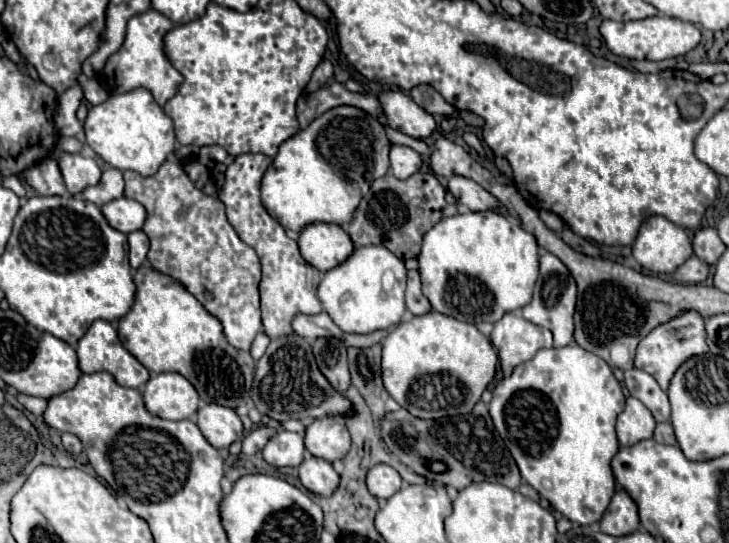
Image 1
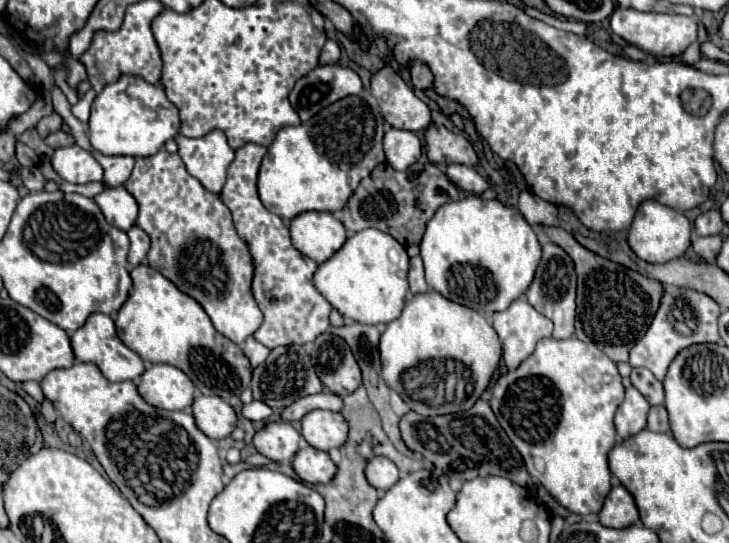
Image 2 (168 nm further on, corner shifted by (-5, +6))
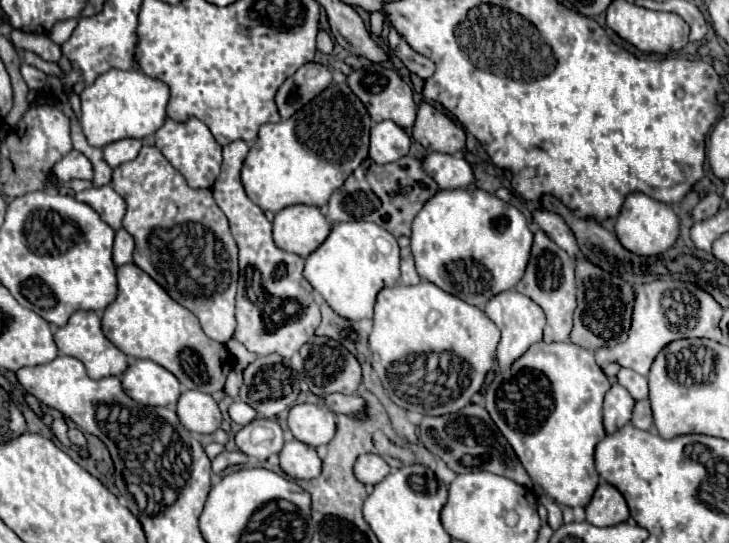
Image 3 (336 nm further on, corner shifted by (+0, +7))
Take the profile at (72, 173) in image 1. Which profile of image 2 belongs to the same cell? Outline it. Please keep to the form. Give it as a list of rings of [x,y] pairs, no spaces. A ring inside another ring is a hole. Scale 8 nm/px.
[[[79,145],[61,147],[53,151],[51,165],[55,173],[67,183],[91,183],[103,179],[101,165],[93,159],[93,155]]]

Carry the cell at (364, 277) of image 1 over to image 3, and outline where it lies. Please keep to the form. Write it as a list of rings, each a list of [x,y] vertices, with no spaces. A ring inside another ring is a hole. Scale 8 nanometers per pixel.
[[[338,222],[332,226],[326,242],[306,258],[304,278],[342,318],[372,318],[378,292],[400,280],[398,242],[374,222]]]

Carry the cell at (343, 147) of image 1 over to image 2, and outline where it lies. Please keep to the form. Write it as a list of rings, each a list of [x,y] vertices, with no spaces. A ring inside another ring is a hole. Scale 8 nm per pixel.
[[[349,95],[335,101],[333,105],[325,107],[309,121],[297,127],[281,127],[259,167],[257,191],[261,203],[271,213],[283,219],[293,219],[303,211],[329,211],[329,213],[341,211],[351,193],[355,191],[355,187],[359,185],[359,181],[365,179],[379,163],[385,161],[383,133],[385,133],[385,121],[381,117],[379,107],[369,105],[359,95]]]

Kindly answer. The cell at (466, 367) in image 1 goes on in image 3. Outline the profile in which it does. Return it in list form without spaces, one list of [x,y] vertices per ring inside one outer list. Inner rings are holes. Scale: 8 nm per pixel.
[[[426,280],[418,286],[396,284],[382,290],[374,306],[374,328],[370,334],[372,368],[394,404],[442,416],[470,404],[470,398],[480,390],[492,368],[498,340],[498,328],[476,306],[446,294]]]

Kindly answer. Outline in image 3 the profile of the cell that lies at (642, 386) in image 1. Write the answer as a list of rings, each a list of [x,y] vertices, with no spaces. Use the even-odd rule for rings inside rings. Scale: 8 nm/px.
[[[620,368],[618,384],[622,384],[632,394],[634,400],[646,400],[648,398],[648,380],[634,370]]]

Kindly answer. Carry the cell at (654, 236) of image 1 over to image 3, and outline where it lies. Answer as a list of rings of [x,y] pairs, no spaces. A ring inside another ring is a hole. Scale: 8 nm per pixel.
[[[634,192],[626,196],[622,212],[616,220],[616,236],[626,250],[638,256],[654,256],[666,252],[680,236],[680,220],[672,206],[658,202],[642,192]]]

